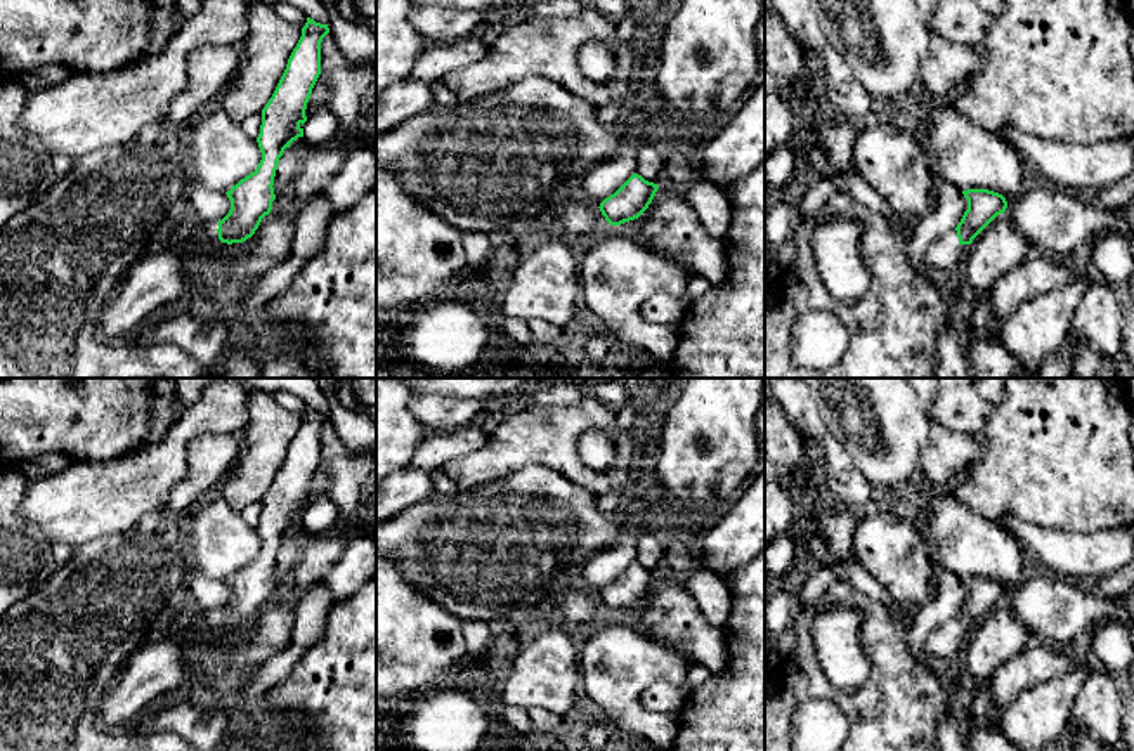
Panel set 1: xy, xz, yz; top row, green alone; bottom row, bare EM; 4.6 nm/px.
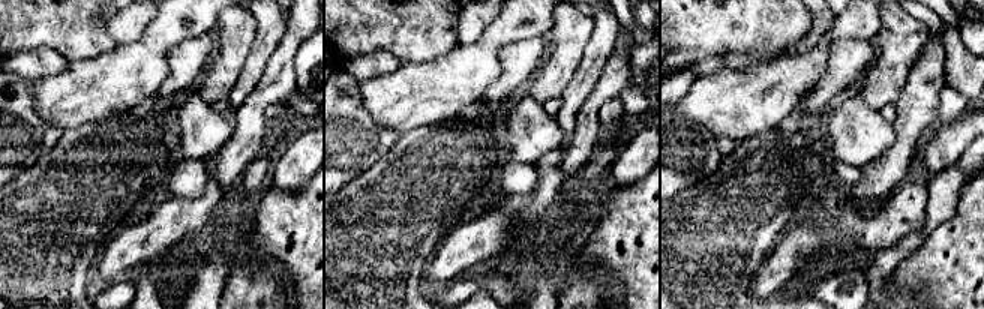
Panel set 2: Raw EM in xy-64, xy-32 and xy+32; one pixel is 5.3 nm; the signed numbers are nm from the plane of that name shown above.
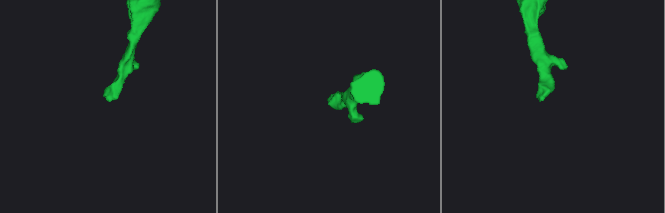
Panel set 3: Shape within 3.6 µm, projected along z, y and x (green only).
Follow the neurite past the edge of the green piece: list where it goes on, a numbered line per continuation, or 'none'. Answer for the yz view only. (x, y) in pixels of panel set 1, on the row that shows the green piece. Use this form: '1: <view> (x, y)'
1: yz (942, 257)

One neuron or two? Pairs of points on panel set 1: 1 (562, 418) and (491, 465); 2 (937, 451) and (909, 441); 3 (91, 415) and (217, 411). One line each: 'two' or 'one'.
1: one
2: two
3: two

